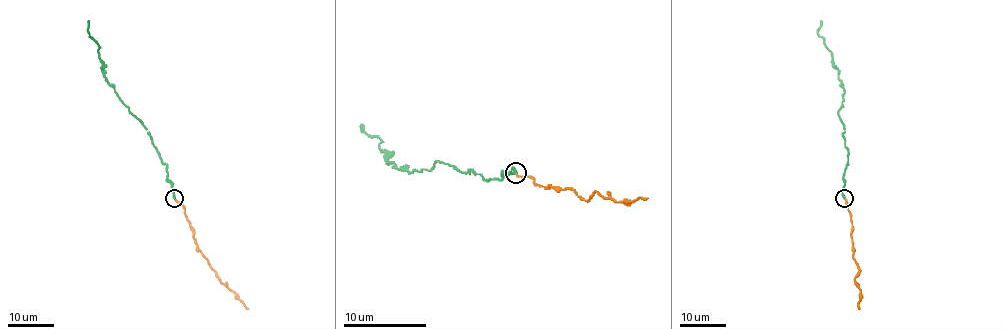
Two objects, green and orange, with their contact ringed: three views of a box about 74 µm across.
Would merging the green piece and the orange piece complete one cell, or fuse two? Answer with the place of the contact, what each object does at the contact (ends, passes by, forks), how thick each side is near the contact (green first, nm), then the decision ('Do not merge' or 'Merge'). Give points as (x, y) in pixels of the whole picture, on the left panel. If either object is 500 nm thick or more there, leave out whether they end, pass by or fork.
Place: (174, 198). At the ring green ends. At the ring orange ends. Thickness 280 nm (green) against 160 nm. Merge

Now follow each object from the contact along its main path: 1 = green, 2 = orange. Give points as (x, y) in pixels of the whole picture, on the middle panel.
1: (516, 172), (485, 179), (435, 162), (429, 170), (400, 170), (387, 162), (381, 141), (362, 124), (362, 131)
2: (516, 174), (535, 181), (541, 187), (549, 185), (572, 189), (585, 199), (595, 191), (618, 201), (647, 199)

